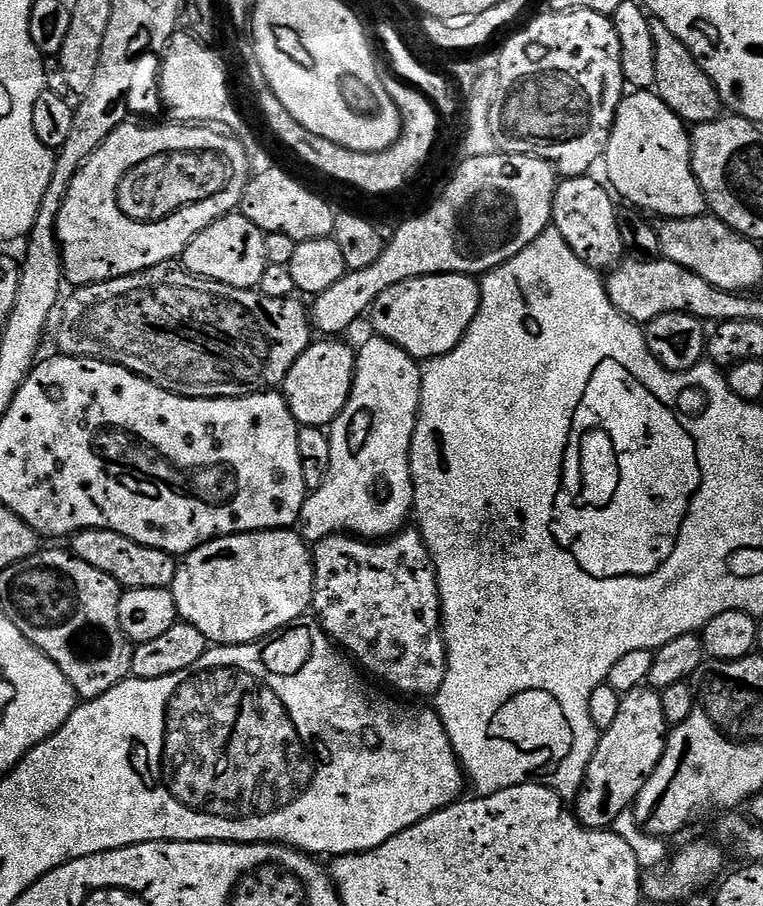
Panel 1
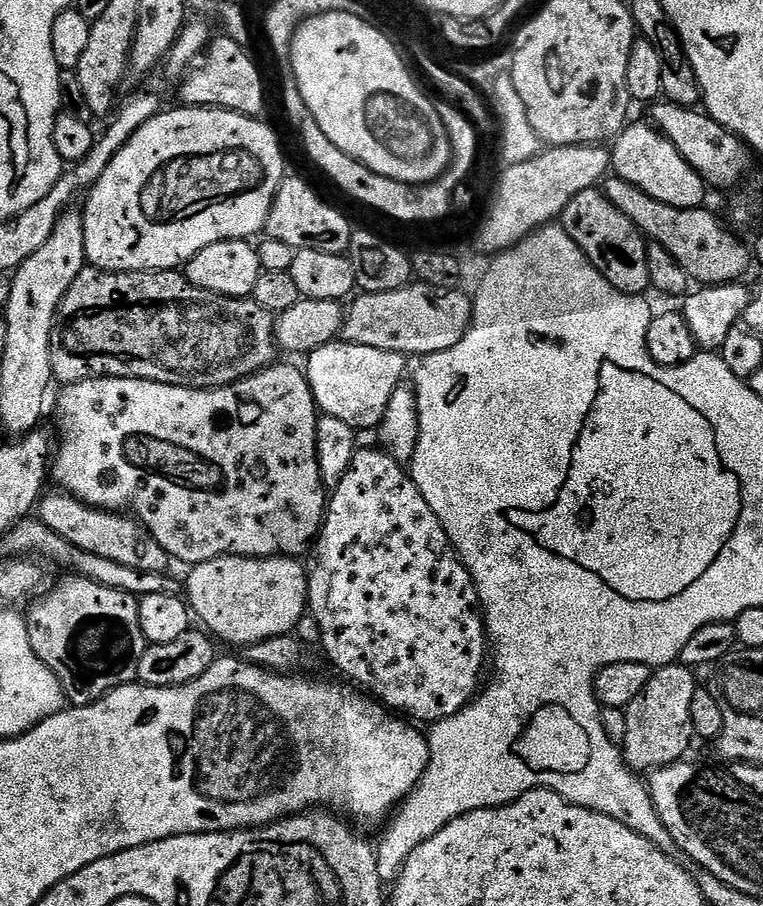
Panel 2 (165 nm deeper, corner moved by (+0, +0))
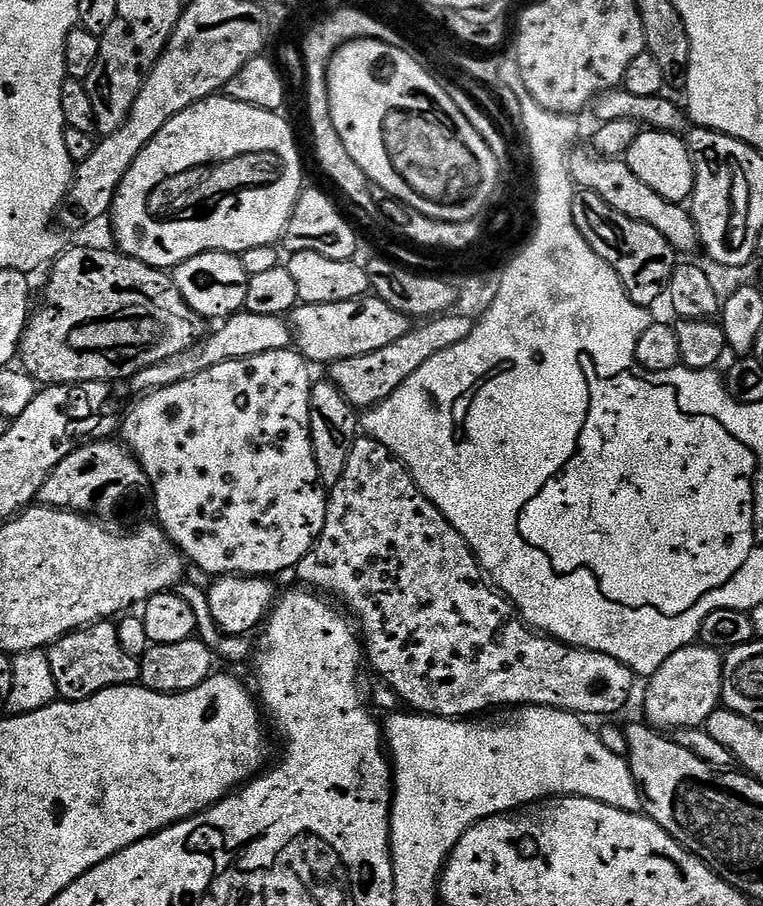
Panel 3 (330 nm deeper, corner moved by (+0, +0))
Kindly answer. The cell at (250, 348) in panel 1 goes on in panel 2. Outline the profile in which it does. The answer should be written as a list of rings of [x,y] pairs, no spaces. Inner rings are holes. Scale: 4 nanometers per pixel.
[[[86,266],[66,290],[52,326],[52,375],[64,386],[99,376],[117,376],[183,388],[221,388],[261,372],[277,359],[276,352],[273,313],[251,298],[202,290],[176,270],[103,272]]]

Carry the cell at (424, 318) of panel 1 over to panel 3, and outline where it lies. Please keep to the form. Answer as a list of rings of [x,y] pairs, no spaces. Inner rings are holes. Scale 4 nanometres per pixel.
[[[369,294],[346,302],[300,304],[290,313],[290,327],[295,351],[313,365],[331,366],[346,358],[374,354],[374,350],[382,350],[382,346],[398,342],[398,338],[409,332],[414,324],[409,316],[394,310],[394,306],[390,306],[383,298]]]

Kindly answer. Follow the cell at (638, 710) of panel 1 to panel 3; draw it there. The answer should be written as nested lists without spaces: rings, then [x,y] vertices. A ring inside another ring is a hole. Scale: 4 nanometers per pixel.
[[[699,642],[687,644],[682,650],[670,654],[654,675],[647,677],[643,719],[657,730],[704,728],[710,714],[721,707],[723,673],[724,656],[717,649],[707,648]]]

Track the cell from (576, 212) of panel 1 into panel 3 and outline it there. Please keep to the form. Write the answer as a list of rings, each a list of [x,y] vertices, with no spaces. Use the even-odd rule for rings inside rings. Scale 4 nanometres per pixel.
[[[577,191],[572,197],[572,209],[574,222],[582,238],[590,242],[598,258],[606,258],[606,262],[610,262],[637,309],[645,310],[659,296],[661,299],[665,295],[672,271],[678,263],[678,254],[672,249],[670,242],[666,242],[666,238],[662,238],[662,234],[654,230],[654,226],[646,226],[646,222],[618,214],[614,206],[606,206],[606,202],[602,202],[602,198],[598,198],[598,194],[593,192]]]

